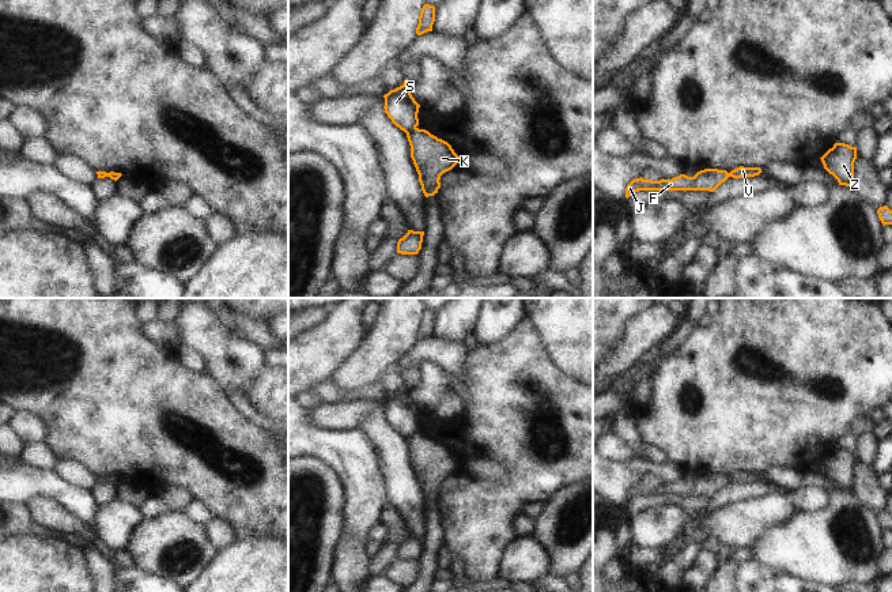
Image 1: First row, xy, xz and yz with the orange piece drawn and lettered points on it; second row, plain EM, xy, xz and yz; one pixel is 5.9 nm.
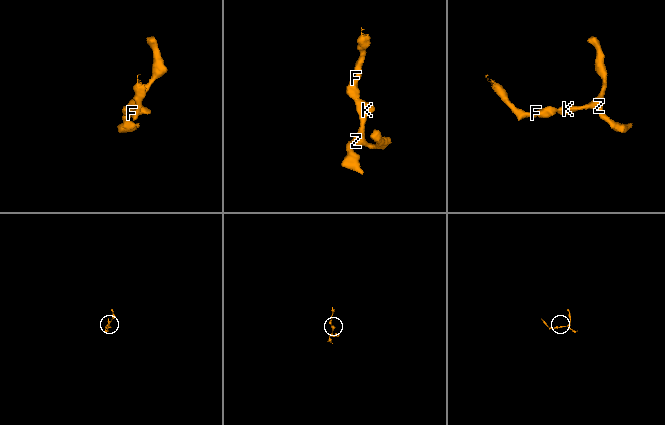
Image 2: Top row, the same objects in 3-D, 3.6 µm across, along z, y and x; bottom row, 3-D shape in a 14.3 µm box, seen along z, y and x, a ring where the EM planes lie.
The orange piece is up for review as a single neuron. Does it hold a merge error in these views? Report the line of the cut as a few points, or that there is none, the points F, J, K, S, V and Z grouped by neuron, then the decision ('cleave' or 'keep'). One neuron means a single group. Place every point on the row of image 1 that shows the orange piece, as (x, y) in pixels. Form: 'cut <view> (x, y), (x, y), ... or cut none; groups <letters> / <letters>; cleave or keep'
cut xz (415, 127), (407, 134); groups F J S / K V Z; cleave

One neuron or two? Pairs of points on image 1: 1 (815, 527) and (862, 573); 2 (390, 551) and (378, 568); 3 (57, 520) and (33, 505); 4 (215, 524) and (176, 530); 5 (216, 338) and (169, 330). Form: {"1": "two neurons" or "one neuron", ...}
{"1": "one neuron", "2": "one neuron", "3": "one neuron", "4": "two neurons", "5": "two neurons"}

